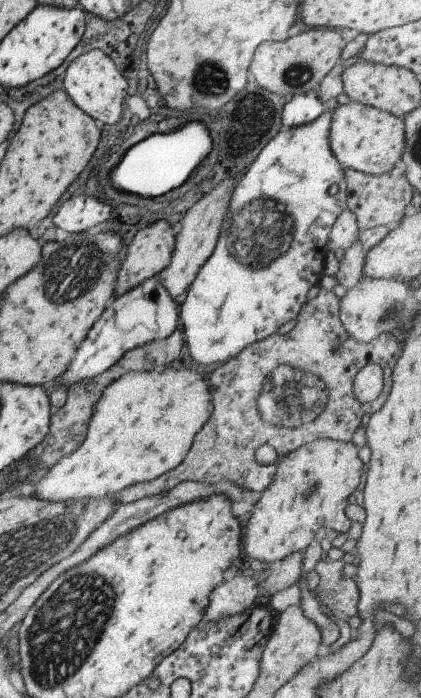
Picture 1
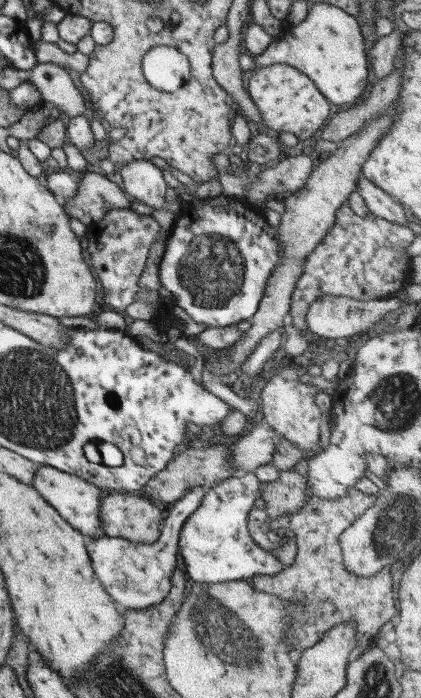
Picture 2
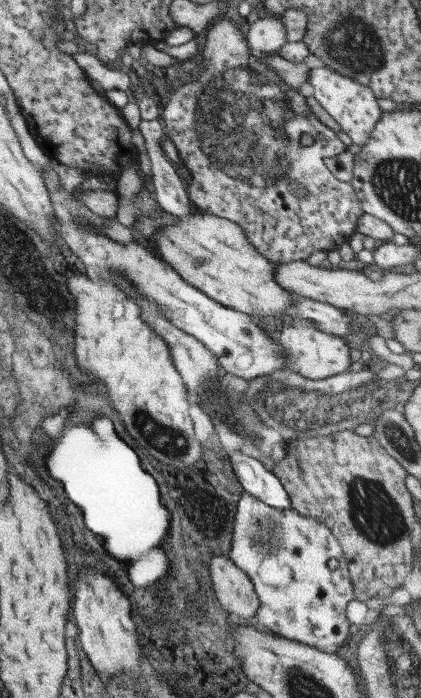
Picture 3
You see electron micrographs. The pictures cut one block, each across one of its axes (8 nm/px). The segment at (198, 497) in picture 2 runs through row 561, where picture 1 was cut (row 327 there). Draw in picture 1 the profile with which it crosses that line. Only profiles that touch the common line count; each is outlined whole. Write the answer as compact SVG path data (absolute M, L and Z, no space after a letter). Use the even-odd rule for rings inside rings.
M157 277L148 278L136 288L128 290L126 294L115 296L104 309L102 316L88 331L86 340L76 350L66 372L49 386L61 383L62 386L70 387L80 380L90 380L106 372L126 352L130 352L130 349L170 336L178 328L179 309L179 304L170 296L170 292L162 286L162 282Z

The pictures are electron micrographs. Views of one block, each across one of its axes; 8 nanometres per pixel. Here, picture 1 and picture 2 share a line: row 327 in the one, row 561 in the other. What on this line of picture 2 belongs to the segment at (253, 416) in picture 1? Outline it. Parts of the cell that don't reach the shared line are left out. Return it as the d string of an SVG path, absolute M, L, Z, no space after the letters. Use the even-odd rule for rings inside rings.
M355 486L348 488L348 494L334 500L322 500L320 497L306 498L306 504L293 514L274 518L274 524L286 526L296 541L297 554L294 563L284 566L278 574L256 574L248 578L256 590L270 593L288 601L288 615L292 617L292 626L286 632L284 643L300 650L314 646L326 631L344 623L356 623L356 654L362 654L365 648L378 635L378 630L396 614L393 592L396 586L392 582L391 566L382 568L370 578L354 576L344 564L340 546L340 534L374 504L377 495L364 494Z

